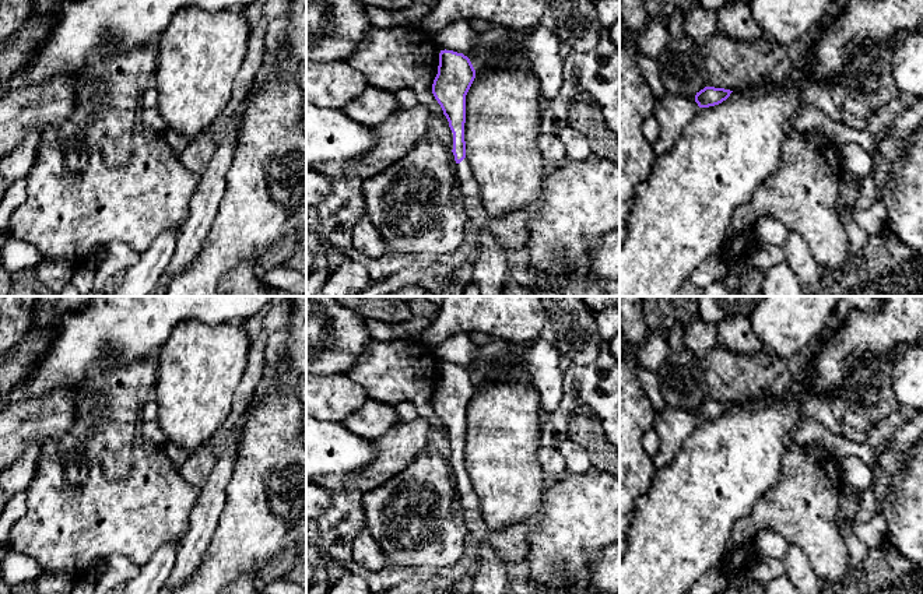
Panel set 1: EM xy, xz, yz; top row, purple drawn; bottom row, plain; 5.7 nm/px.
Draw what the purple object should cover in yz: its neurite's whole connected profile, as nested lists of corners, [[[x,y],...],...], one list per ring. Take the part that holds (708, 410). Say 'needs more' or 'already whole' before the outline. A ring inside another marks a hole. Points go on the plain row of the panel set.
already whole; [[[705,400],[695,408],[699,421],[709,421],[726,414],[733,404],[724,401]]]

